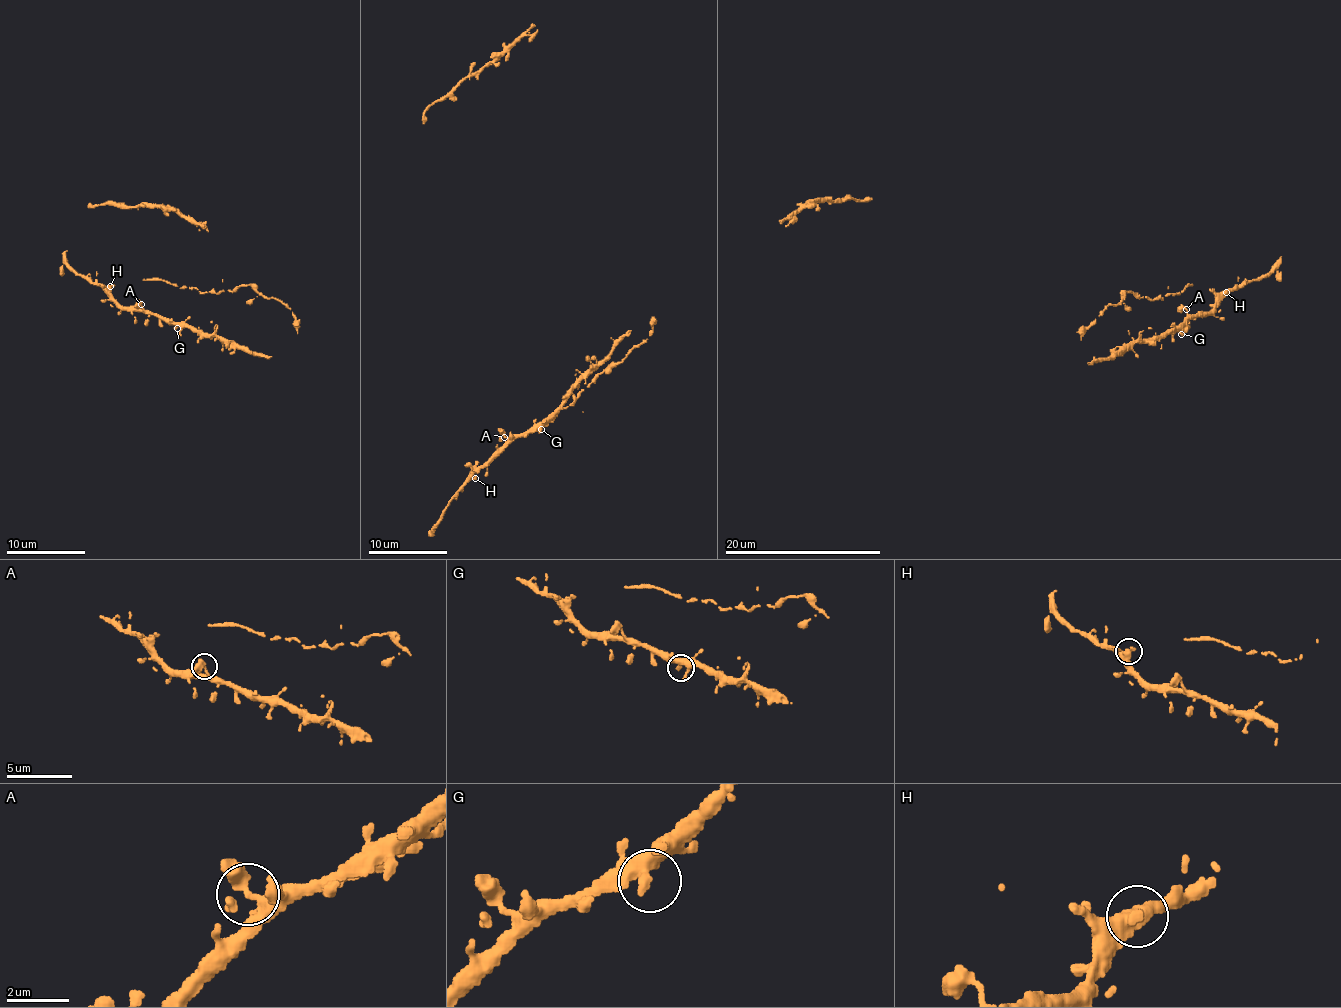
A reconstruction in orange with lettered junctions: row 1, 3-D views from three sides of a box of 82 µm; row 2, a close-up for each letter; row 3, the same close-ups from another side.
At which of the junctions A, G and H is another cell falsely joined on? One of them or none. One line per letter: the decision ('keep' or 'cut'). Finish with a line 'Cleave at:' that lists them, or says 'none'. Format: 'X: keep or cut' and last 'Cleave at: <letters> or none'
A: keep
G: keep
H: keep
Cleave at: none

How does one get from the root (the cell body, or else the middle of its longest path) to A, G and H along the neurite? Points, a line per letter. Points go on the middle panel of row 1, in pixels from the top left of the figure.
A: (587, 355), (593, 369), (547, 418), (523, 433), (504, 437)
G: (587, 355), (593, 369), (541, 425), (541, 429)
H: (587, 355), (593, 369), (569, 396), (547, 418), (517, 435), (485, 466), (481, 466), (472, 474), (476, 477)

